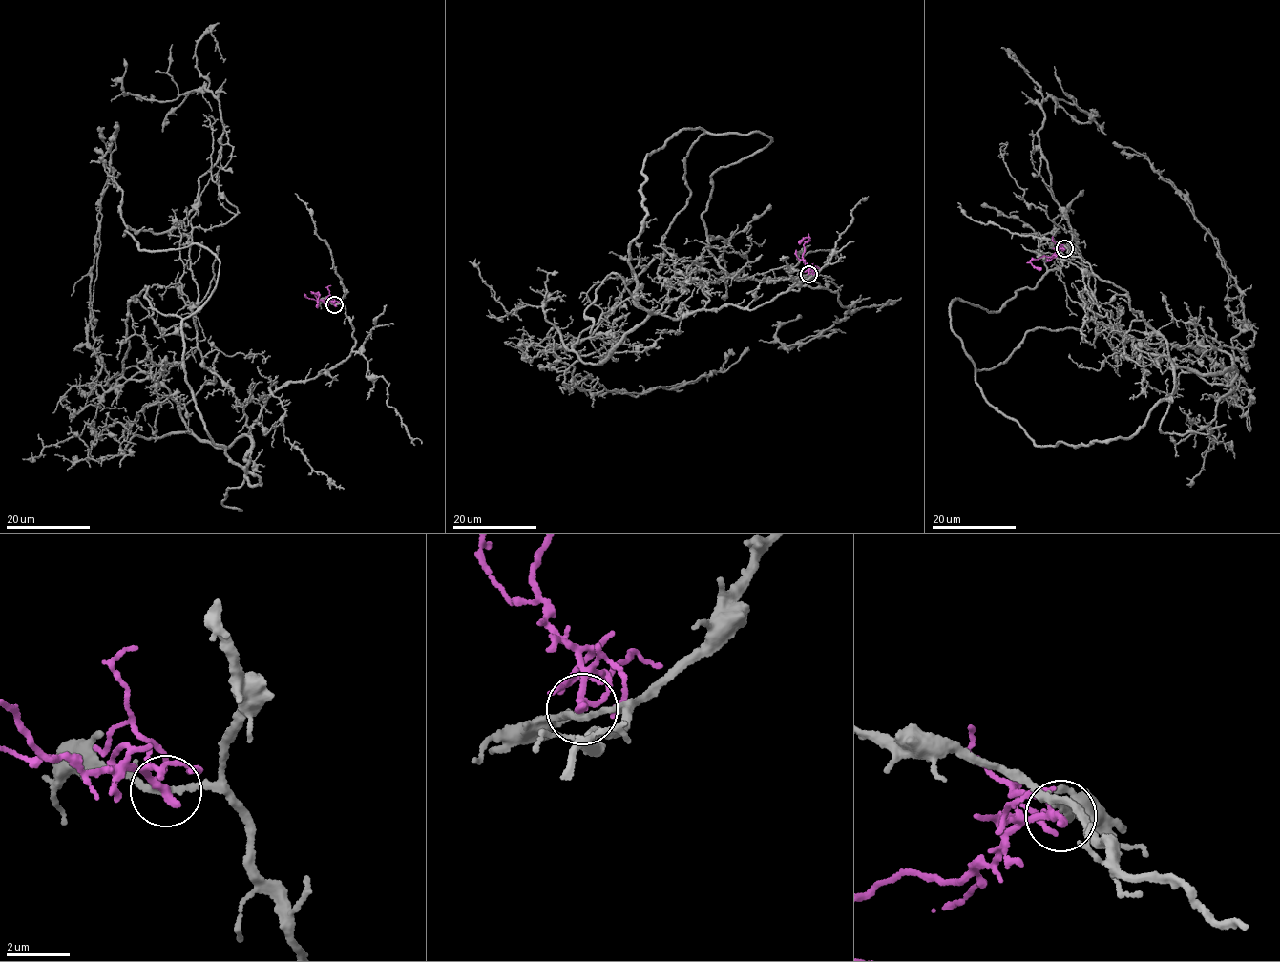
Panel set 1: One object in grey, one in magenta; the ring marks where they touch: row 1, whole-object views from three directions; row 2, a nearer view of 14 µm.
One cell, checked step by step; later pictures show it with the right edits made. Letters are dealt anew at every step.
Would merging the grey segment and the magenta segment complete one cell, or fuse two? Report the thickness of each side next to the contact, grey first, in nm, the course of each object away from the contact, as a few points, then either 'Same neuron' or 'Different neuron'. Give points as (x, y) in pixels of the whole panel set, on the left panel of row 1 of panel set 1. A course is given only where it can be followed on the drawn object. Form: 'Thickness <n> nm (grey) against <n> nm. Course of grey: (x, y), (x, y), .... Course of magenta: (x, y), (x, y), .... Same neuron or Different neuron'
Thickness 170 nm (grey) against 220 nm. Course of grey: (334, 304), (348, 358), (269, 393), (228, 447), (138, 369), (107, 384), (87, 327), (116, 121). Course of magenta: (334, 304), (329, 300), (319, 300), (311, 292), (319, 297), (317, 306). Different neuron

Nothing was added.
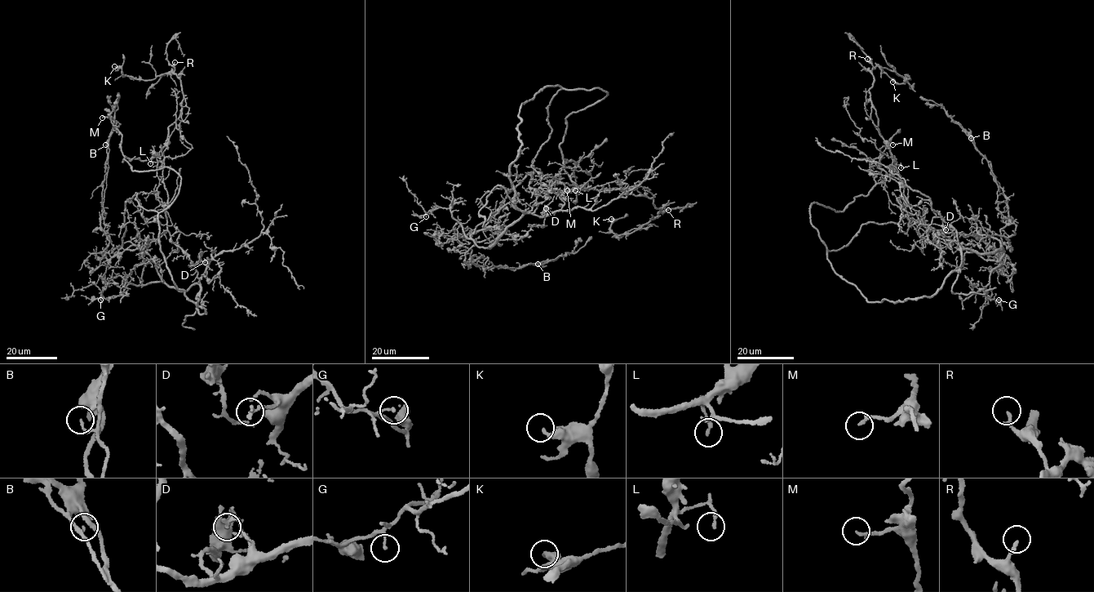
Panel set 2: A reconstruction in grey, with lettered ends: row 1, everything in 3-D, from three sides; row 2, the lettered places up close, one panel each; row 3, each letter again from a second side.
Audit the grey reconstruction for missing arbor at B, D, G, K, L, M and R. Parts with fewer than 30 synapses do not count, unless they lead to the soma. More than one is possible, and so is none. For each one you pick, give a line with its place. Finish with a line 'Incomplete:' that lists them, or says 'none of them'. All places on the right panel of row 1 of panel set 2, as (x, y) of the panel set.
Incomplete: none of them

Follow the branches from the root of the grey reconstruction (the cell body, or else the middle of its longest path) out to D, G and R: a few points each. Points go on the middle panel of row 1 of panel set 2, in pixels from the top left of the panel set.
D: (490, 247), (504, 230), (524, 214), (542, 216), (549, 211), (546, 208)
G: (490, 247), (480, 247), (467, 238), (448, 208), (427, 211), (426, 216)
R: (490, 247), (531, 210), (539, 195), (535, 191), (542, 184), (613, 188), (651, 198), (661, 212), (668, 210)

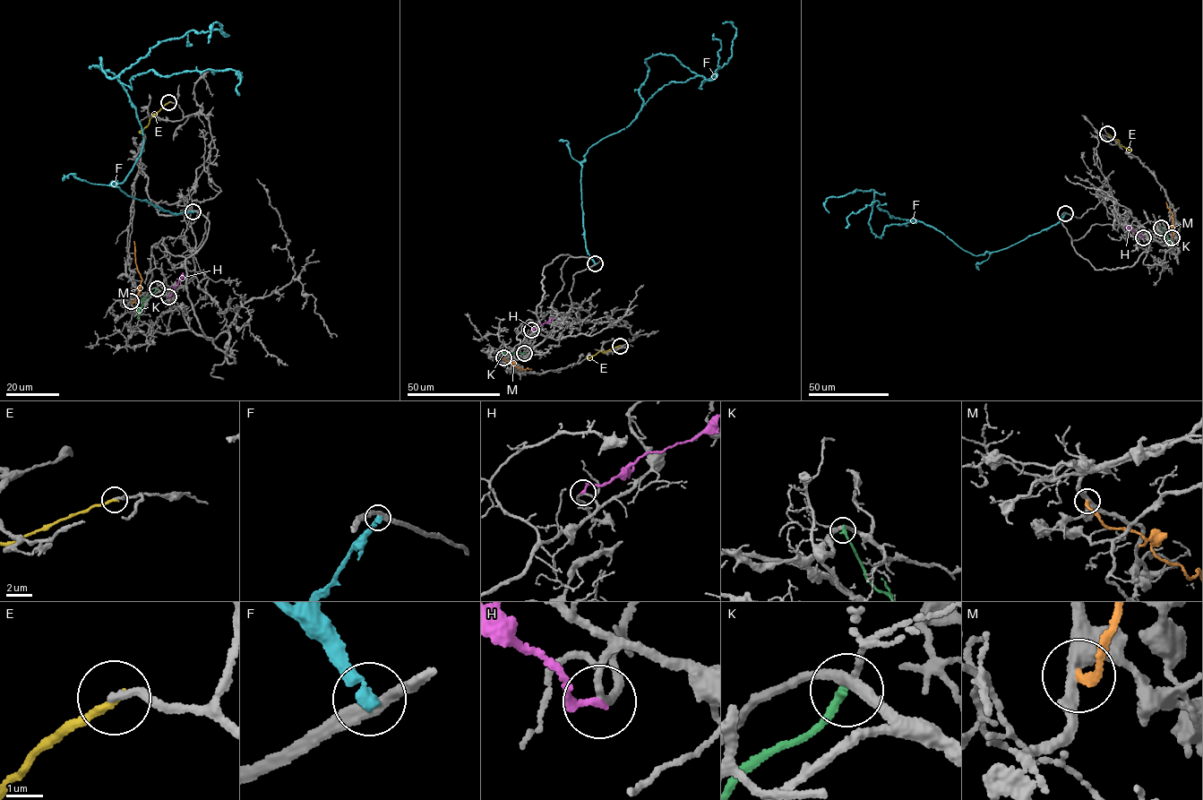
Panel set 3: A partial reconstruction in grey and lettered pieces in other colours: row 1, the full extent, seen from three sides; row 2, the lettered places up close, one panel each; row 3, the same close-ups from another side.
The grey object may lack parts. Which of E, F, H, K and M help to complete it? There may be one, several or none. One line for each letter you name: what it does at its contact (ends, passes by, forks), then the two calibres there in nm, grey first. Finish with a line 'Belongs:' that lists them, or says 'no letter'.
Belongs: no letter

